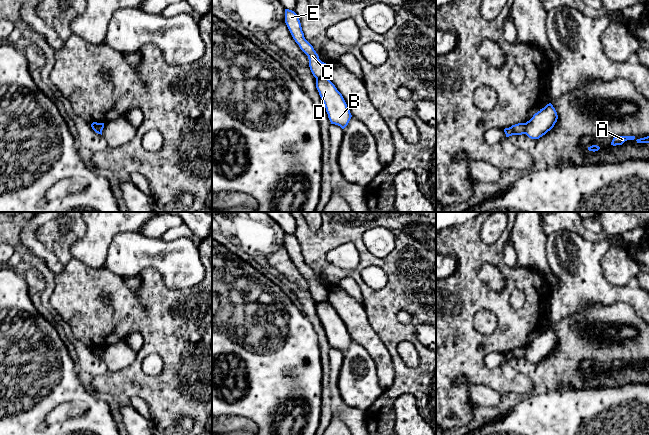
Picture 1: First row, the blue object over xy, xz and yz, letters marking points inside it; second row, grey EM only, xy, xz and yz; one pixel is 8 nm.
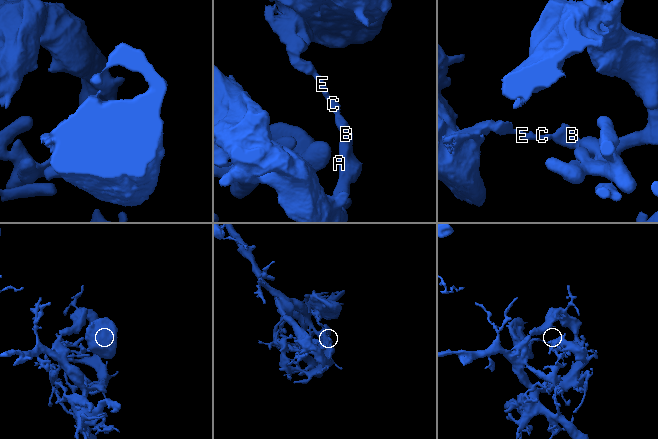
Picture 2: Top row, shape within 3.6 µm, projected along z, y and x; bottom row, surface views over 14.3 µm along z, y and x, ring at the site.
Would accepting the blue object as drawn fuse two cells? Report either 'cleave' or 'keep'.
cleave

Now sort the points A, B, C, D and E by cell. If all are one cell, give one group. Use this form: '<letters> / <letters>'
A B D / C E

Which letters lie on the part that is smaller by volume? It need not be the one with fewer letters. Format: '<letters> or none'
C, E

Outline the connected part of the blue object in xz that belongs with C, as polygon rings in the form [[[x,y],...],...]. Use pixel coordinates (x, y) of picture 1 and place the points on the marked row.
[[[285,9],[285,23],[300,49],[308,56],[309,67],[316,79],[328,76],[328,66],[319,59],[313,46],[305,39],[301,23],[297,14],[289,9]]]

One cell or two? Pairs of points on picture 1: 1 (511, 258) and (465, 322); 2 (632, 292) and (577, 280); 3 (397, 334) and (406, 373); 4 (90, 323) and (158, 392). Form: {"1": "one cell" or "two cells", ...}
{"1": "two cells", "2": "one cell", "3": "one cell", "4": "one cell"}

